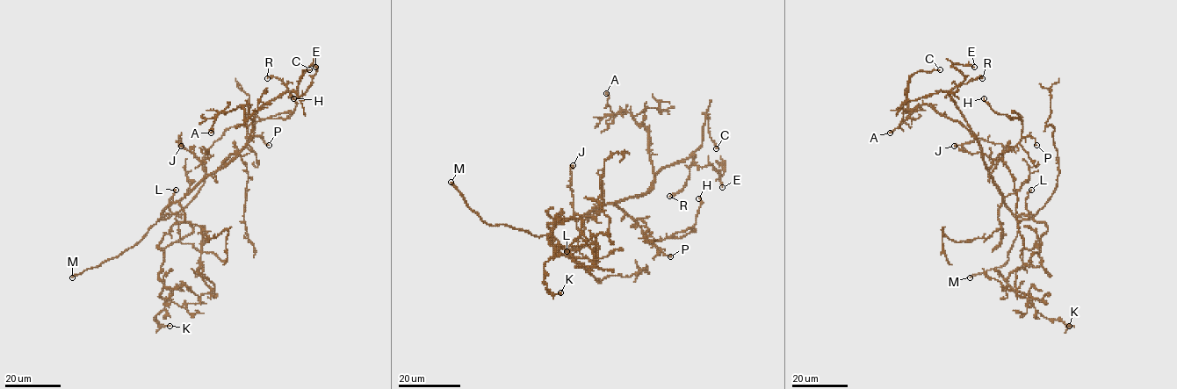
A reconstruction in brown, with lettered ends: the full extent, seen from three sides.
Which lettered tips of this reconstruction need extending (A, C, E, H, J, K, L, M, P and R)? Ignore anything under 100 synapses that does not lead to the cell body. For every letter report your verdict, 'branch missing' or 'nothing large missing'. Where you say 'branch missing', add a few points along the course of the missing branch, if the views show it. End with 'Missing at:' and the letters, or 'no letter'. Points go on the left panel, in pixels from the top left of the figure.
A: nothing large missing
C: nothing large missing
E: nothing large missing
H: nothing large missing
J: nothing large missing
K: nothing large missing
L: nothing large missing
M: branch missing; course (72, 277), (58, 284), (32, 284), (10, 309)
P: nothing large missing
R: nothing large missing
Missing at: M

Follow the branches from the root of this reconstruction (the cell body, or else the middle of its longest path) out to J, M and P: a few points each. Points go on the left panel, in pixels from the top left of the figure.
J: (178, 201), (205, 175), (204, 164), (183, 147), (179, 138), (181, 146)
M: (178, 201), (172, 201), (133, 246), (72, 277)
P: (178, 201), (232, 154), (241, 150), (249, 138), (258, 136), (269, 145)

